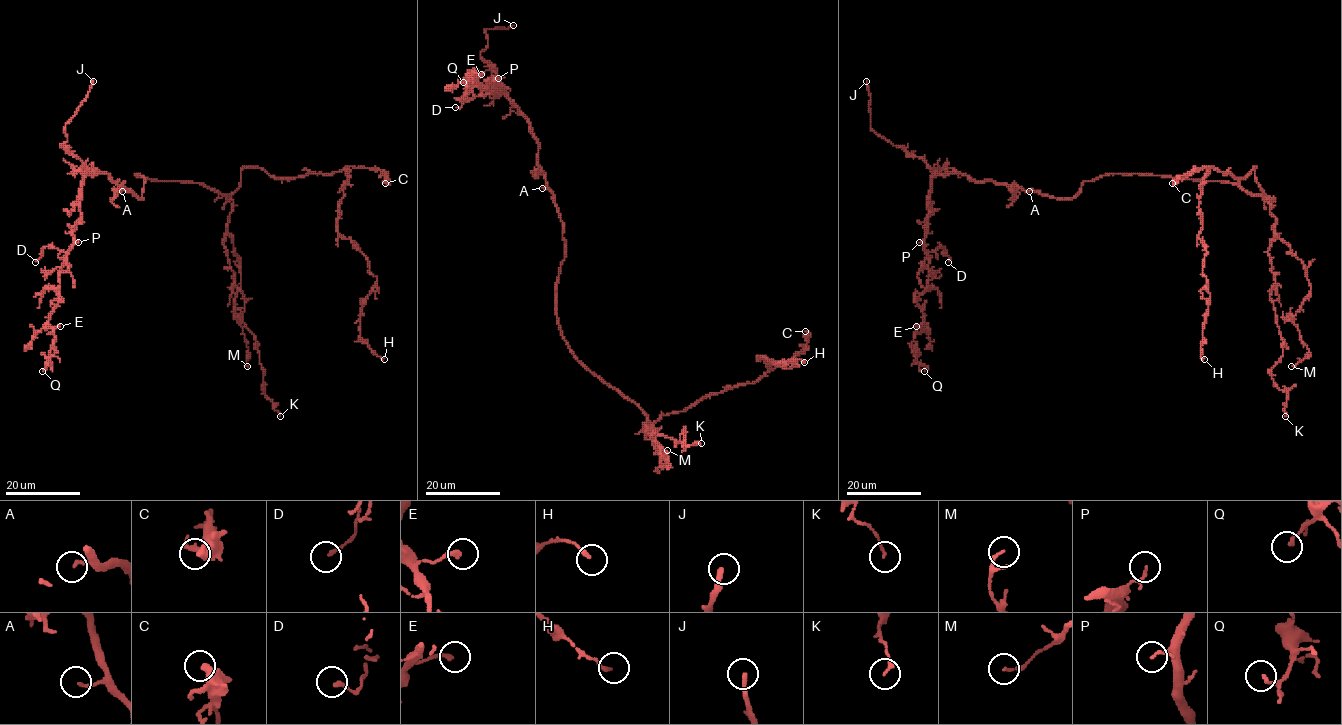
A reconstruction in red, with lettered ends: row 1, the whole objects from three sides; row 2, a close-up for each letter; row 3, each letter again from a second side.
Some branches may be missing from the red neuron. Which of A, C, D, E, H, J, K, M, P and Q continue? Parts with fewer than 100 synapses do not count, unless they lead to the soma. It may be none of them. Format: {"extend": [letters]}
{"extend": ["J"]}

